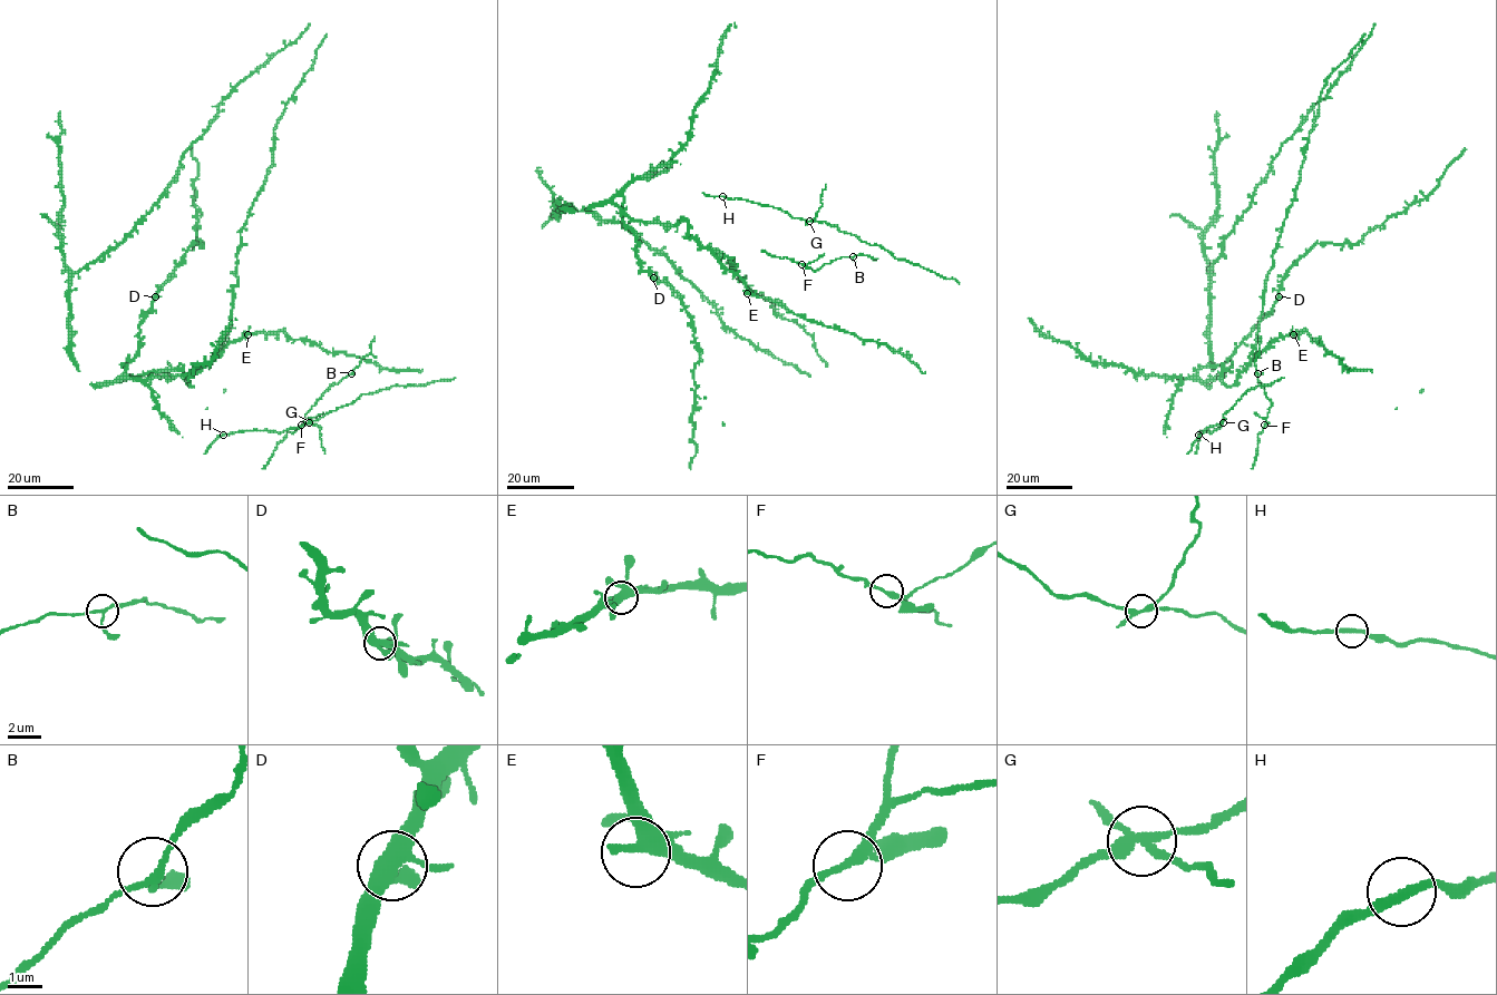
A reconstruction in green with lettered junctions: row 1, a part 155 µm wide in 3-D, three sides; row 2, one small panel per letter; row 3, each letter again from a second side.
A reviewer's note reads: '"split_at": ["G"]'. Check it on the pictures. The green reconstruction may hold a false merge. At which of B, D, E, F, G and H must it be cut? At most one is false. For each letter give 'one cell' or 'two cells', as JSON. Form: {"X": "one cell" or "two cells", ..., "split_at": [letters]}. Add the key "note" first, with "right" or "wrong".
{"note": "right", "B": "one cell", "D": "one cell", "E": "one cell", "F": "one cell", "G": "two cells", "H": "one cell", "split_at": ["G"]}

